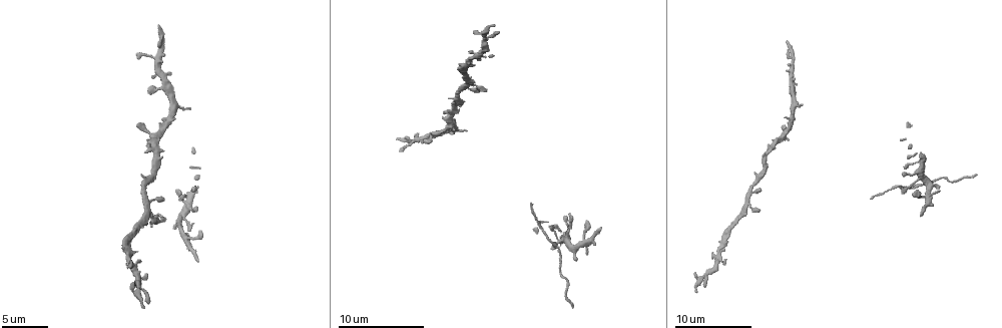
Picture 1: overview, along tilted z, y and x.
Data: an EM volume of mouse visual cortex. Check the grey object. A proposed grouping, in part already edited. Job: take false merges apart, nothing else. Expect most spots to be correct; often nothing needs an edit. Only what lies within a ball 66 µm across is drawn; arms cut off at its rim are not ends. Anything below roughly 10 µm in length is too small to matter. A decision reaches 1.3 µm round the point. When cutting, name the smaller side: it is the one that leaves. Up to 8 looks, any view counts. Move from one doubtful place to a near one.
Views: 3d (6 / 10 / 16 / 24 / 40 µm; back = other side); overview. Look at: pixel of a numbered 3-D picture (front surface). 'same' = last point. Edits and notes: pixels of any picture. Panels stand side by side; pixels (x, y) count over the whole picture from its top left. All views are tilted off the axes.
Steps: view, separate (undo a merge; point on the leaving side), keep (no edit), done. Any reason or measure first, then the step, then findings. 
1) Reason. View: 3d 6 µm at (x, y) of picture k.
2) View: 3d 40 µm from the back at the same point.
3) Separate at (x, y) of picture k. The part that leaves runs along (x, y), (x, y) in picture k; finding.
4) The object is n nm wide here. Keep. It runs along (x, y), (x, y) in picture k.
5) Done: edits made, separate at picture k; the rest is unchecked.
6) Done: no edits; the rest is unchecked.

A narrow waist. View: 3d 6 µm at (755, 184) of picture 1.

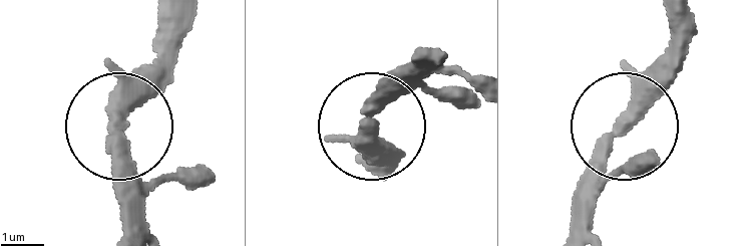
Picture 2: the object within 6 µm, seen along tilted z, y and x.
Keep. It runs along (166, 20), (163, 73), (116, 141), (137, 207) in picture 2; one neuron here.

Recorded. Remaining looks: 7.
Sudden change in width. View: 3d 6 µm at (467, 81) of picture 1.

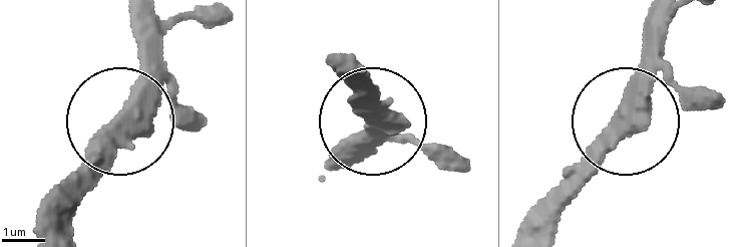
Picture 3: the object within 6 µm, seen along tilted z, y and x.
From behind. View: 3d 6 µm from the back at (122, 133) of picture 3.

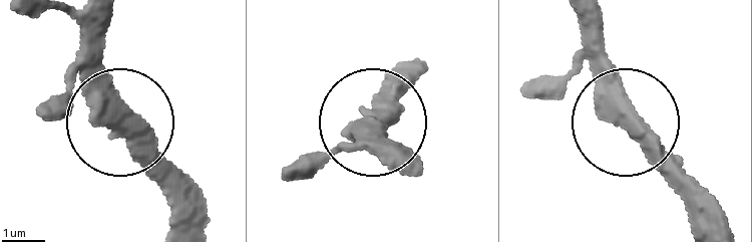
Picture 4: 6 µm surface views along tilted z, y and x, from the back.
Keep. It runs along (99, 19), (106, 100), (182, 202) in picture 4; one neuron here.

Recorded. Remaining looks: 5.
Thin neck. View: 3d 16 µm at (471, 62) of picture 1.

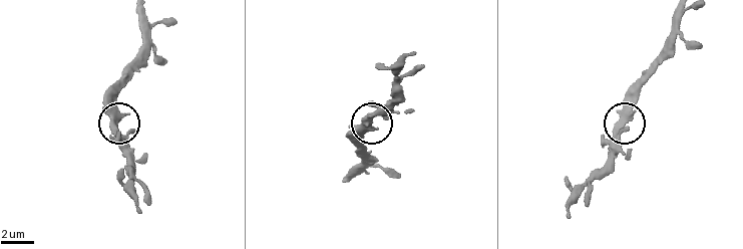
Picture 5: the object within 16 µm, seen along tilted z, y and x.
Keep. One neuron here.

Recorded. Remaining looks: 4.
A fork. View: 3d 6 µm at (791, 113) of picture 1.

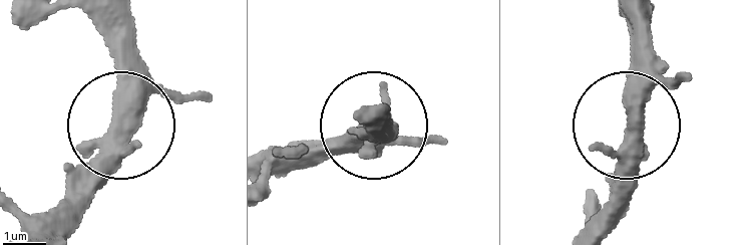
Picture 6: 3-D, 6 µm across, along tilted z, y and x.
Keep. Continuous, no second neuron.

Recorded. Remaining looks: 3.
Done: no edits; the rest is unchecked.

